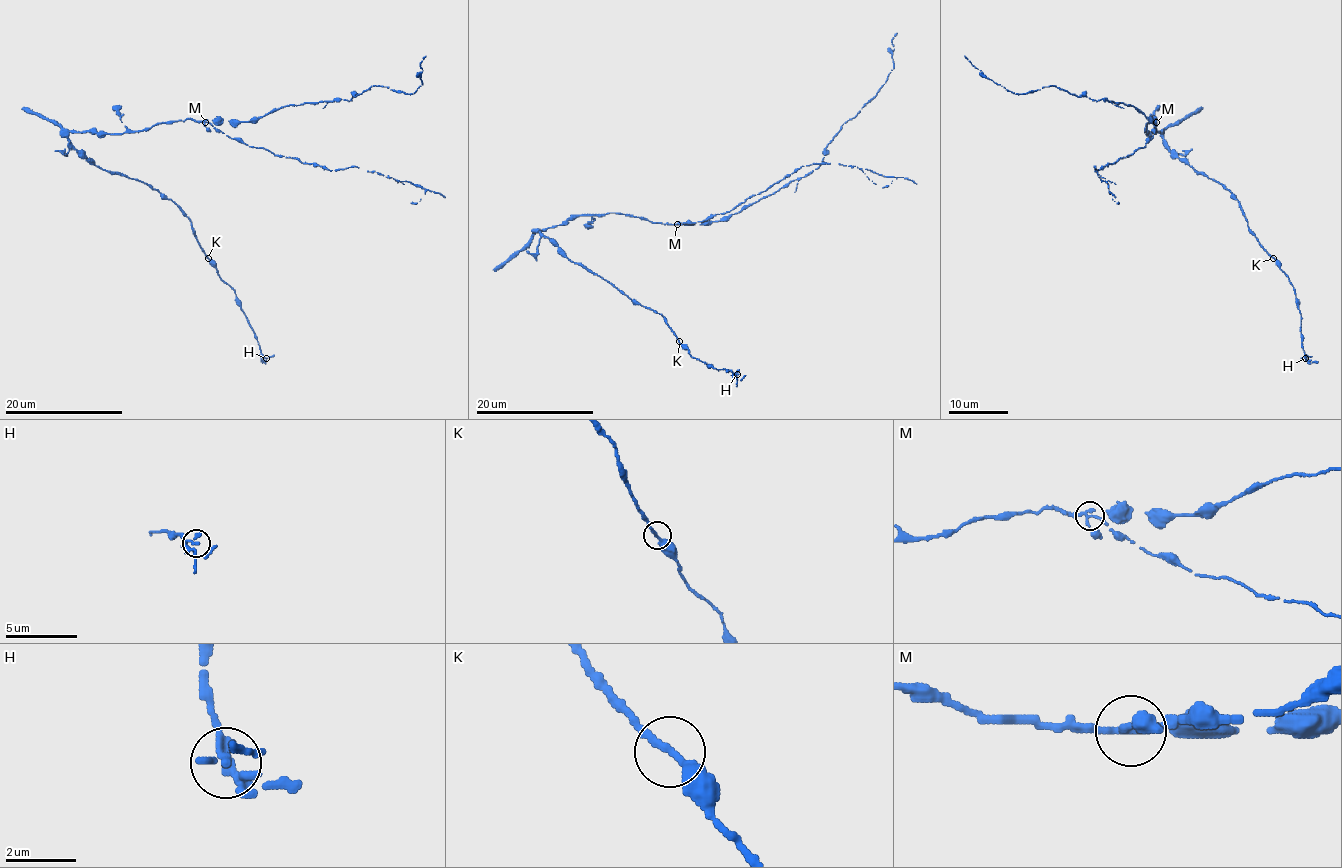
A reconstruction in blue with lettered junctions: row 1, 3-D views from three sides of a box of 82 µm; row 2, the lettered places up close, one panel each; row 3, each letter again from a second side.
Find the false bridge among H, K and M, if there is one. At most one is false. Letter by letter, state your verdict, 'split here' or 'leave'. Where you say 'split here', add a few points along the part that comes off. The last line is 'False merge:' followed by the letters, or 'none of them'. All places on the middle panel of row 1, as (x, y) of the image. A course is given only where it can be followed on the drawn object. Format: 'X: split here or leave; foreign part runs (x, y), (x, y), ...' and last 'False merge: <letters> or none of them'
H: leave
K: leave
M: split here; foreign part runs (676, 225), (700, 222), (728, 211), (802, 166), (830, 163), (855, 166), (897, 179), (882, 188)
False merge: M

